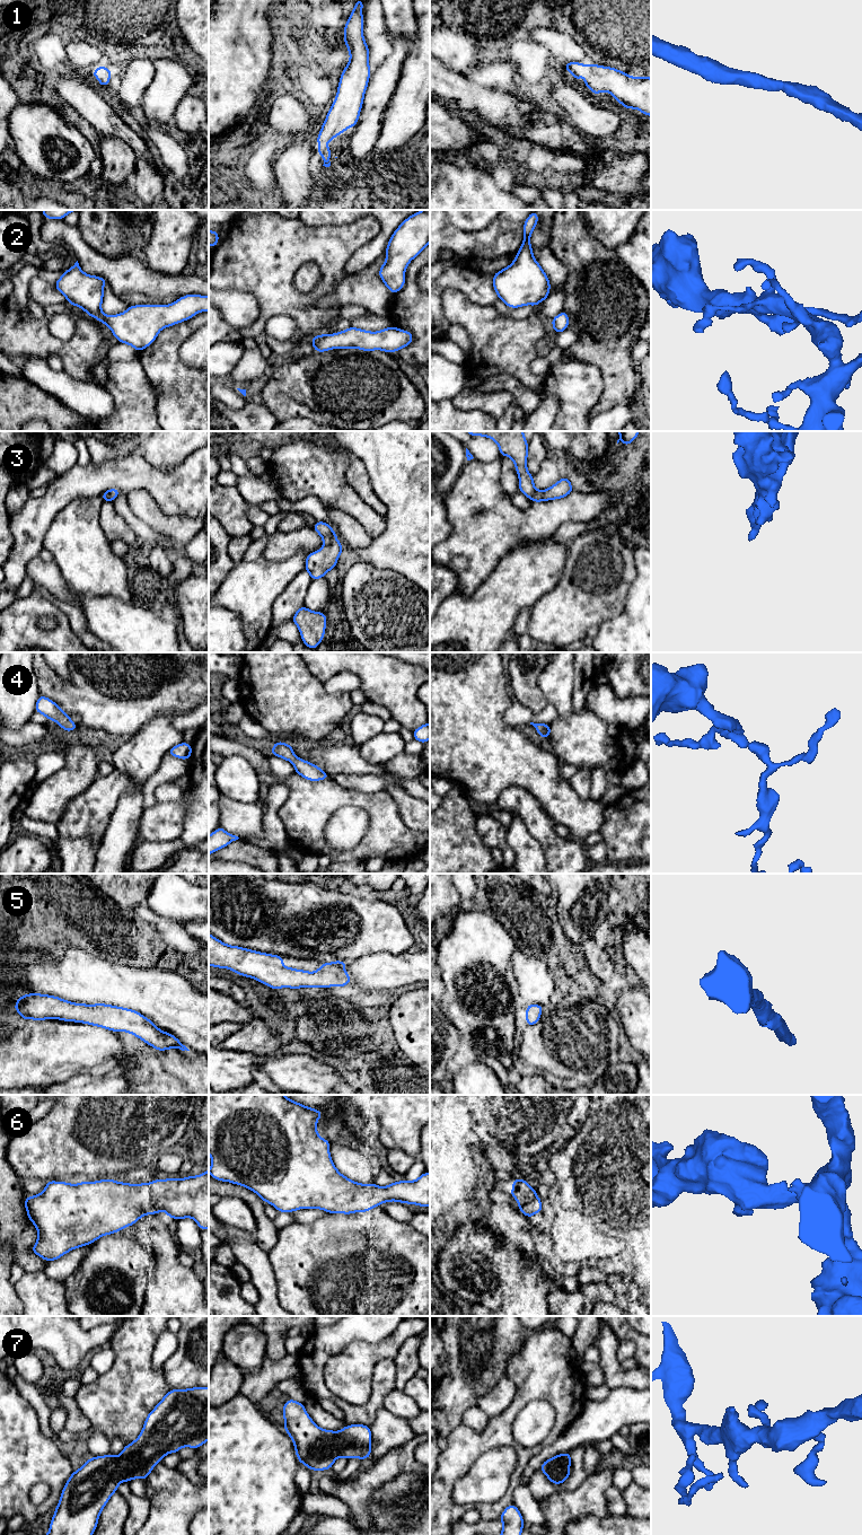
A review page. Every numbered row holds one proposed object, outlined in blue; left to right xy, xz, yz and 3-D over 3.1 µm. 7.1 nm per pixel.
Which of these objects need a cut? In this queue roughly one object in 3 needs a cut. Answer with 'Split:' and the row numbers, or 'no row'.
Split: no row

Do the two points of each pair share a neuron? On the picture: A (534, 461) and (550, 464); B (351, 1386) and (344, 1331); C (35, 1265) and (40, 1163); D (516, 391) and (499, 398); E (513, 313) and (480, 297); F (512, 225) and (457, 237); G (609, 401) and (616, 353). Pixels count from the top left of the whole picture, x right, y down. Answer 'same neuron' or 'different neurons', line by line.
A: different neurons
B: different neurons
C: different neurons
D: different neurons
E: different neurons
F: same neuron
G: same neuron

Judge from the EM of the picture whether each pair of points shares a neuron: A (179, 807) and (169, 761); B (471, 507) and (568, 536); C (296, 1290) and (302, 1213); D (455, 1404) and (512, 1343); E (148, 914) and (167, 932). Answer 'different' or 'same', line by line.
A: different
B: different
C: different
D: same
E: same

